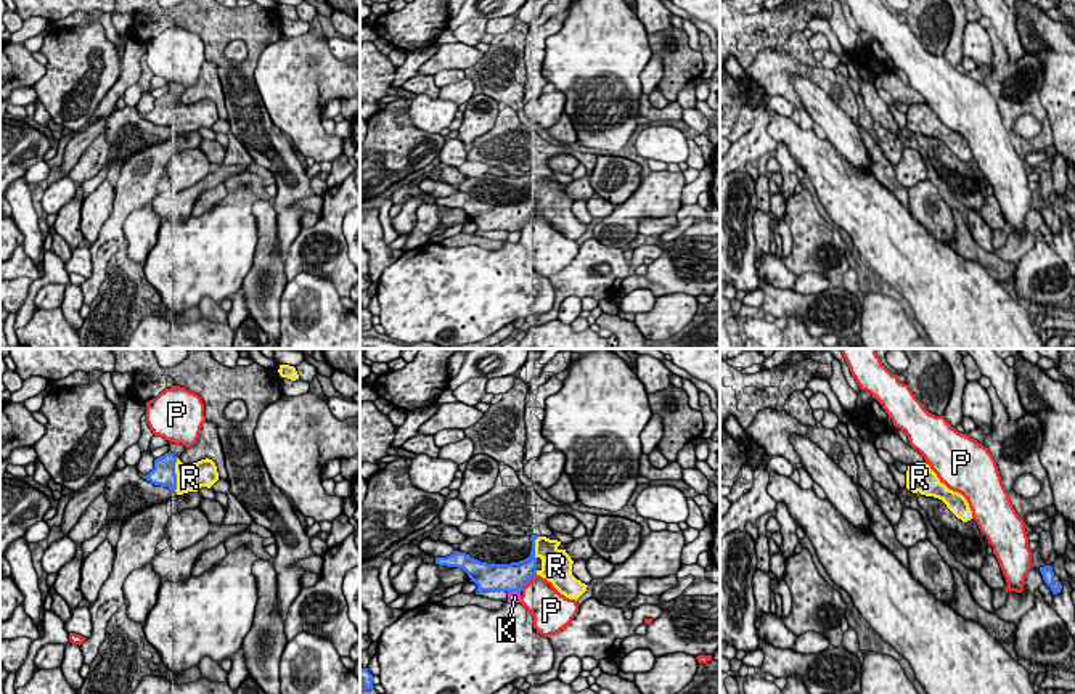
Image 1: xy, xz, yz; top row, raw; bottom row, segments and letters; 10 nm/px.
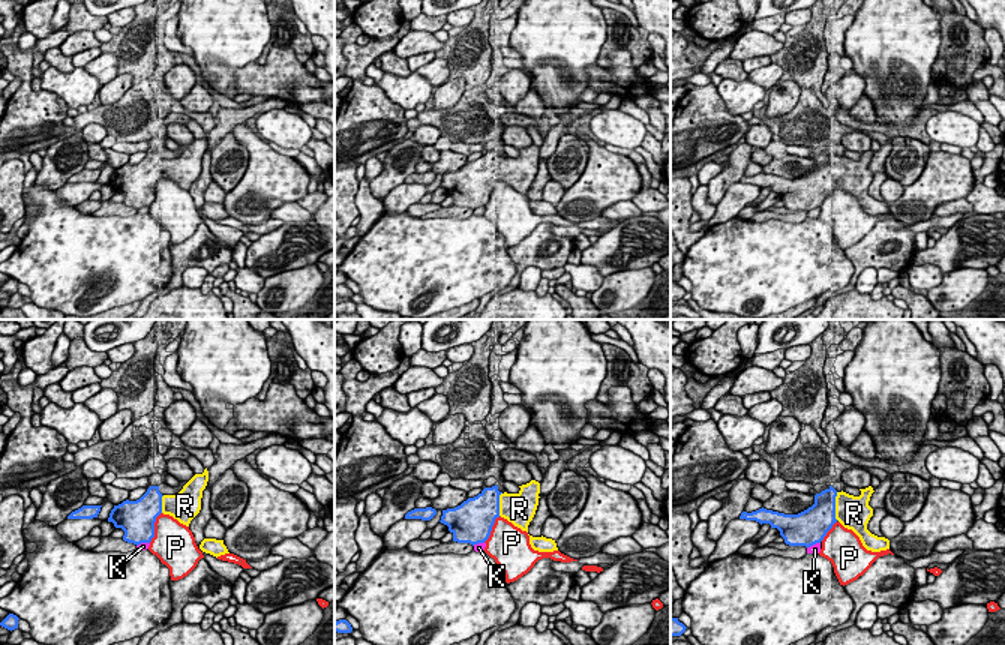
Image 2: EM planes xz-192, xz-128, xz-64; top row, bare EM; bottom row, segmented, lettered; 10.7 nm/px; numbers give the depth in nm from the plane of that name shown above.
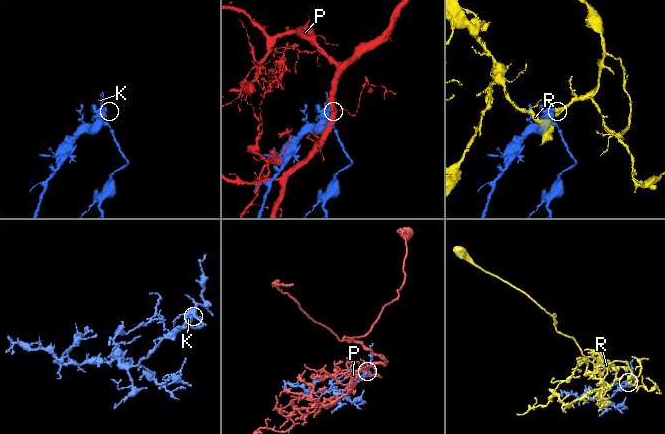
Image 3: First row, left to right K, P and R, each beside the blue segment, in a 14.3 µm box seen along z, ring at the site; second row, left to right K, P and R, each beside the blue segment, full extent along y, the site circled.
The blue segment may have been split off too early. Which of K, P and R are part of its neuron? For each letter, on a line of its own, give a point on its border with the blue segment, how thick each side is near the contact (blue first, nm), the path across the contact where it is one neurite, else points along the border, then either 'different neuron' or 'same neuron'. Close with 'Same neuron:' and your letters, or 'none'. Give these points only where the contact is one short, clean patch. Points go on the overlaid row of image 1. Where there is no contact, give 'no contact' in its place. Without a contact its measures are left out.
K: contact xz (513, 590); calibres 280 and 120 nm; different neuron
P: contact xz (529, 580); calibres 280 and 360 nm; different neuron
R: contact xy (175, 476); calibres 240 and 280 nm; same neuron
Same neuron: R

